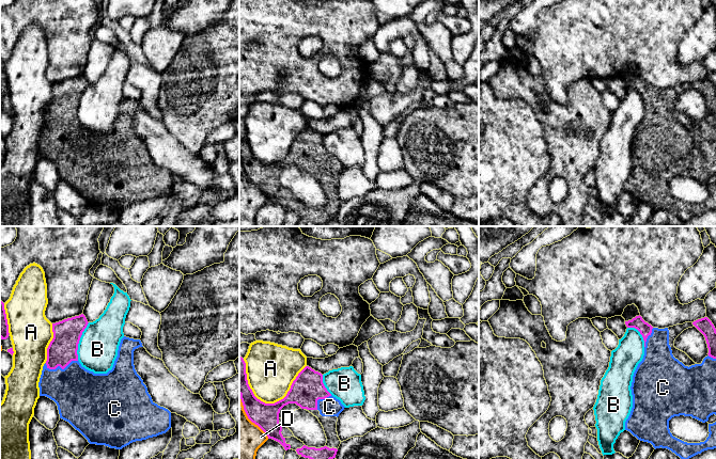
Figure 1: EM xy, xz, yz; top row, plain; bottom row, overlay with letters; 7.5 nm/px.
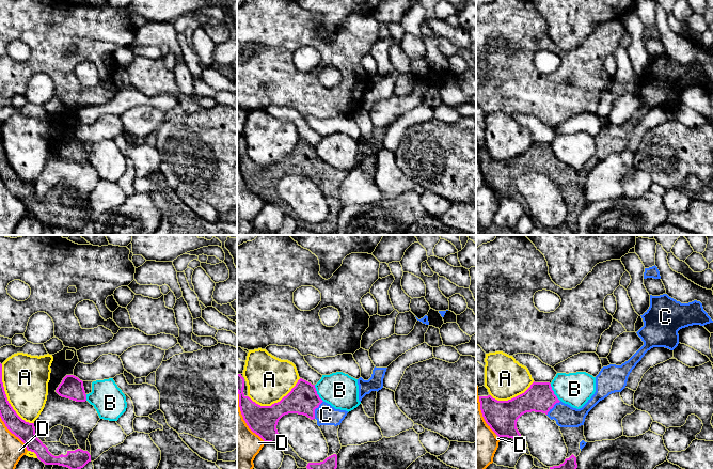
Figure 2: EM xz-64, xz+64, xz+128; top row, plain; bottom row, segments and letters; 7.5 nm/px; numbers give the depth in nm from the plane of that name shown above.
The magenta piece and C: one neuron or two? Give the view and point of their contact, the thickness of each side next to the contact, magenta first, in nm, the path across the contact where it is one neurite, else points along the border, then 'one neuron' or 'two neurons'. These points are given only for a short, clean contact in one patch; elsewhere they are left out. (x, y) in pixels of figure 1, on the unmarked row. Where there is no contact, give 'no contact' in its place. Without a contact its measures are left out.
contact xy (61, 128); calibres 220 and 380 nm; one neuron

